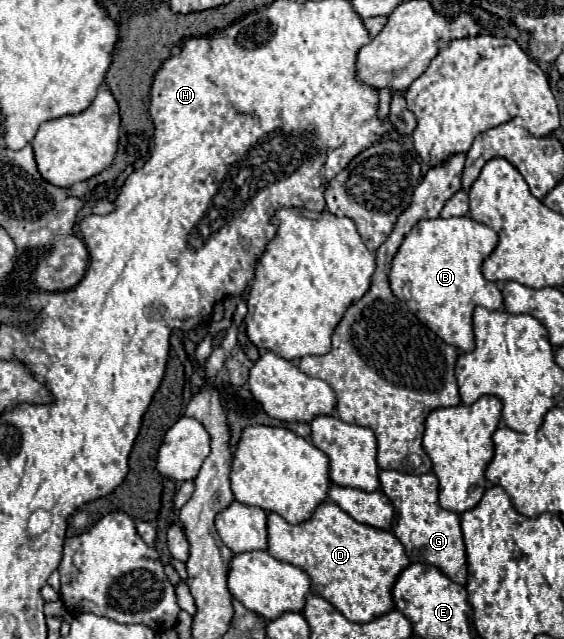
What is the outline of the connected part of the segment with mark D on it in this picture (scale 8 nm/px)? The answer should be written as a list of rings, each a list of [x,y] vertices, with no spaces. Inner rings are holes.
[[[324,501],[314,511],[312,519],[300,525],[290,525],[280,515],[268,513],[268,553],[280,561],[286,561],[304,569],[312,579],[312,593],[332,603],[348,621],[354,621],[354,623],[368,623],[394,609],[392,587],[398,575],[410,565],[404,553],[404,547],[390,531],[374,529],[370,525],[362,525],[354,521],[348,513],[344,513],[332,501]]]

